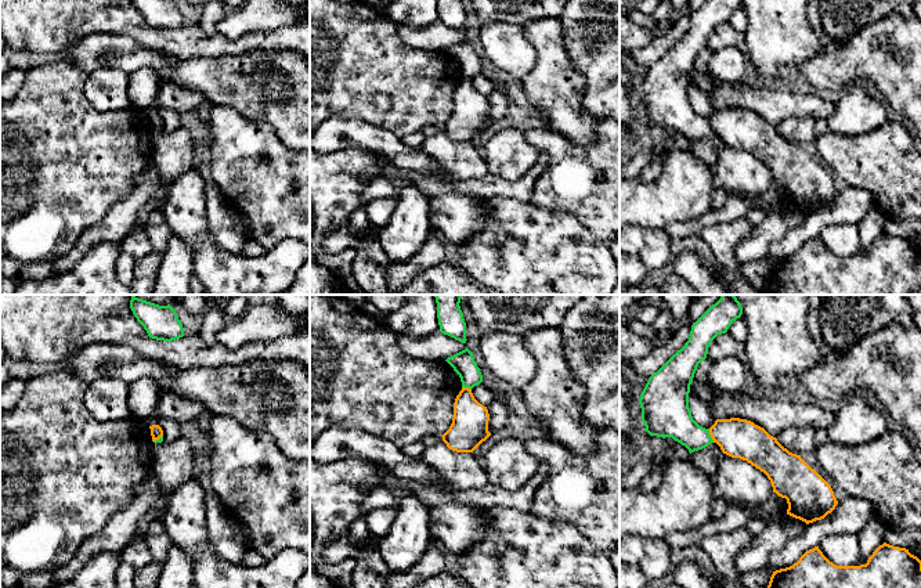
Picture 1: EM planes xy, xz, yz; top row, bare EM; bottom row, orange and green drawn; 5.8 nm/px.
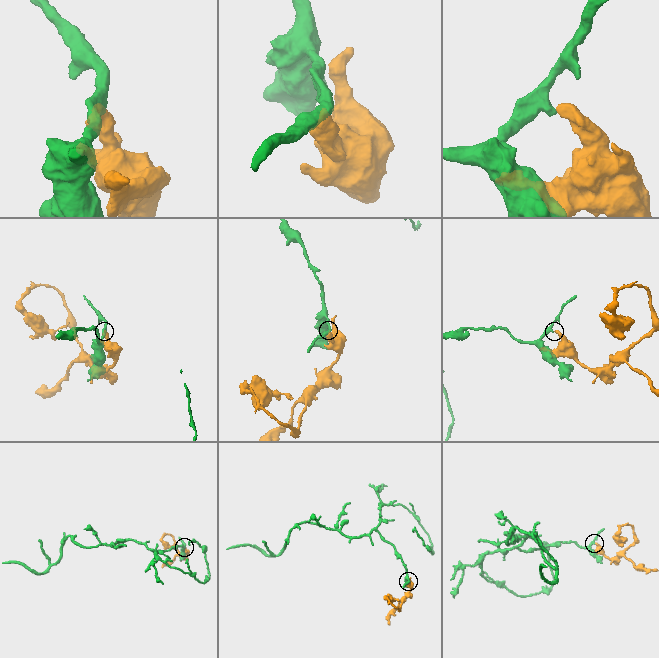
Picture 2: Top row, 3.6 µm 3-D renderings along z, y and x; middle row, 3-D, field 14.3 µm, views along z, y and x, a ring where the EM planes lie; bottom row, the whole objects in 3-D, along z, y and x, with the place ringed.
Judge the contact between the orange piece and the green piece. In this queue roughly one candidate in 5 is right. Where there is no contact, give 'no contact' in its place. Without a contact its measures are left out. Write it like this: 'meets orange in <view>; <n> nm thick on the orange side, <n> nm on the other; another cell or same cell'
meets orange in yz; 220 nm thick on the orange side, 220 nm on the other; another cell

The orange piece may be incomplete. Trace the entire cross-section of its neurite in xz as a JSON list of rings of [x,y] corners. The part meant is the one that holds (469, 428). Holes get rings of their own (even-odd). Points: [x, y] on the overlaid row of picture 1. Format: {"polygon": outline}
{"polygon": [[[462,387],[454,403],[454,418],[449,429],[443,434],[447,447],[456,452],[473,452],[491,433],[490,414],[480,404],[469,387]]]}

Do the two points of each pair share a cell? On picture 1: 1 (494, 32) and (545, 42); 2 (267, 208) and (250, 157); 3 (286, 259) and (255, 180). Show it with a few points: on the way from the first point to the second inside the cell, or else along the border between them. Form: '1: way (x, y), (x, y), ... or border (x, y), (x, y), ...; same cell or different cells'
1: border (520, 26), (535, 51), (531, 69); different cells
2: way (267, 195), (267, 184), (253, 169); same cell
3: border (295, 240), (278, 242), (266, 251); different cells

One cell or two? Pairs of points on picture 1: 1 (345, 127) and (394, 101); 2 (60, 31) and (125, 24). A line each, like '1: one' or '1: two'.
1: two
2: one

